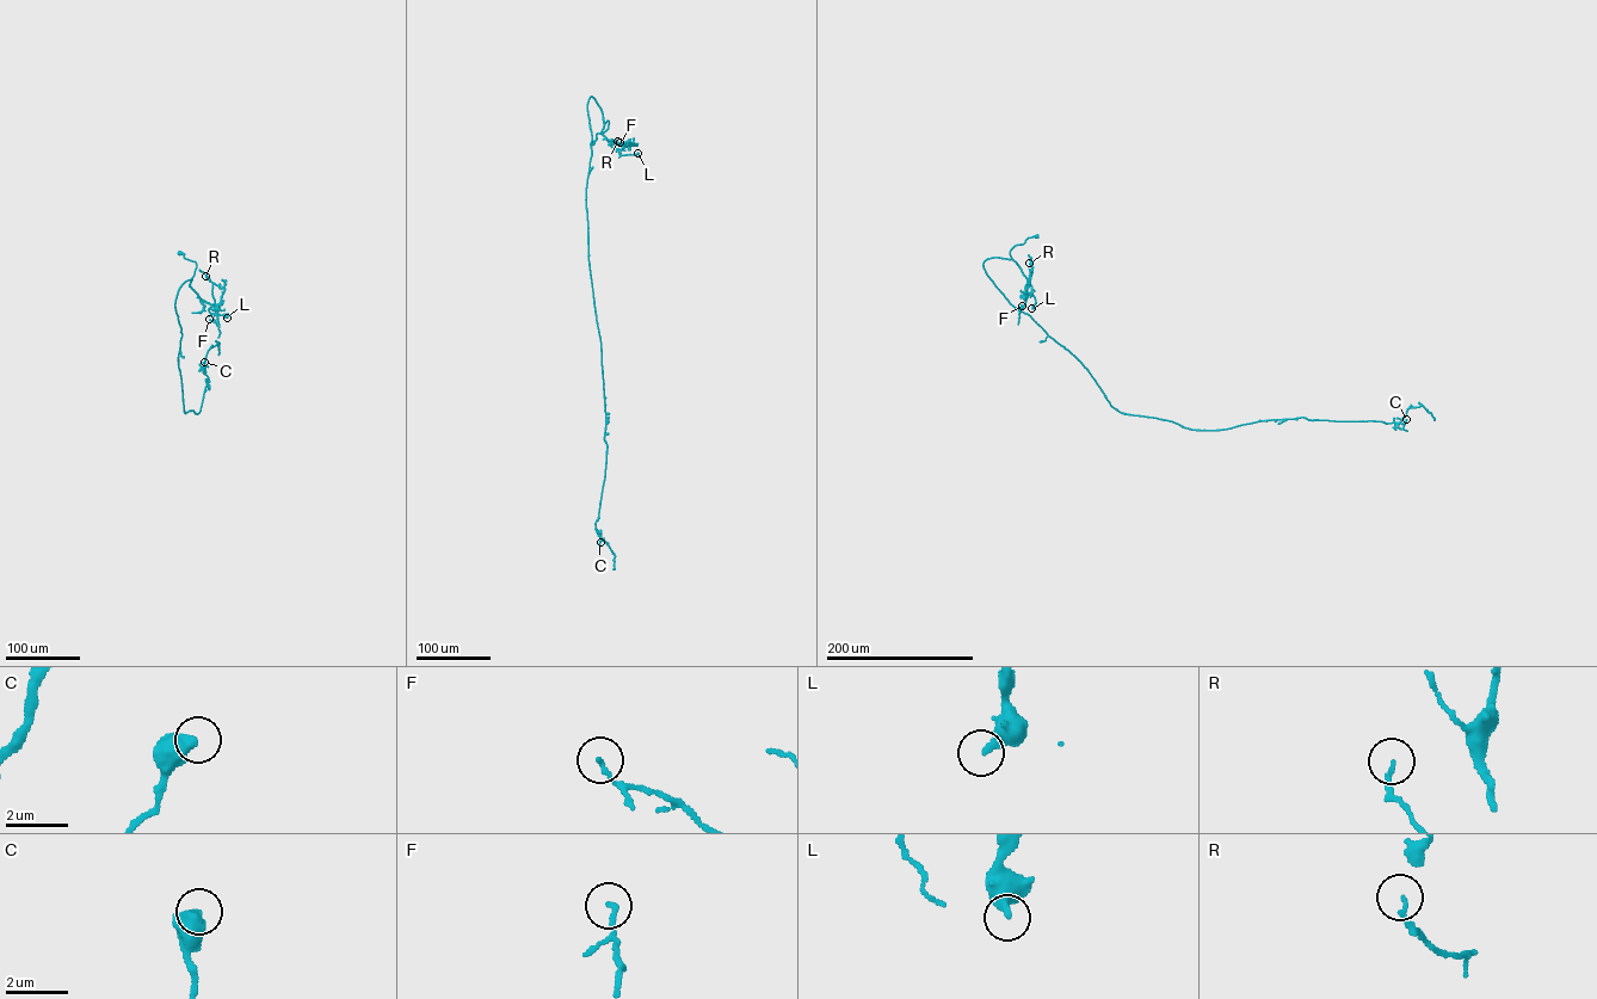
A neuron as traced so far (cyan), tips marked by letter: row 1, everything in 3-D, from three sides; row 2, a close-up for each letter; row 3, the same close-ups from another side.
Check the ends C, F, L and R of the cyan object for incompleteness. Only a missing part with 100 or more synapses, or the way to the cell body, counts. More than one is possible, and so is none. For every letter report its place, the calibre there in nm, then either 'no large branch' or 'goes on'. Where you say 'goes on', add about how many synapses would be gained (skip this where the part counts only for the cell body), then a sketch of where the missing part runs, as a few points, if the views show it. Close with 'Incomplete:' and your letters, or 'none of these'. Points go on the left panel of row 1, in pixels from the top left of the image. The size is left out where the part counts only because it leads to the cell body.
C: (204, 362) | 550 nm | no large branch
F: (209, 319) | 150 nm | no large branch
L: (227, 318) | 380 nm | no large branch
R: (205, 276) | 130 nm | no large branch
Incomplete: none of these

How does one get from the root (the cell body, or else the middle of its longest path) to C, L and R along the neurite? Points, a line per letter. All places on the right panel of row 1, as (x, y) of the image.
C: (1036, 235), (1011, 259), (987, 259), (985, 271), (1120, 412), (1201, 430), (1301, 417), (1403, 429), (1406, 419)
L: (1036, 235), (1015, 245), (1010, 252), (1031, 287), (1030, 294), (1035, 300), (1031, 308)
R: (1036, 235), (1015, 245), (1010, 252), (1029, 281), (1029, 294), (1033, 271), (1029, 263)

